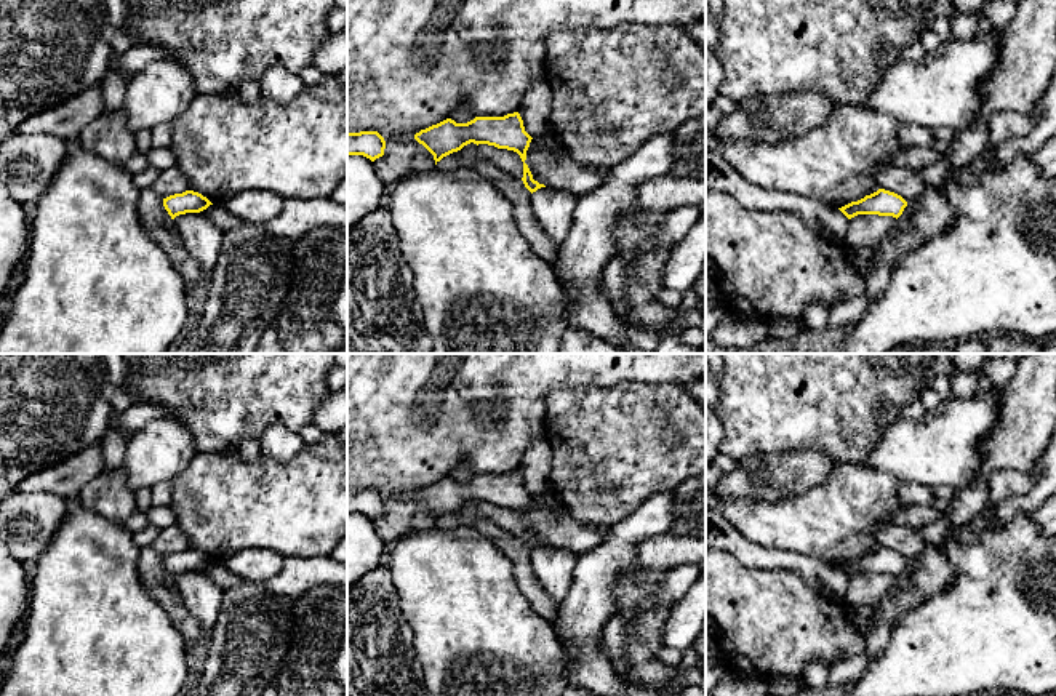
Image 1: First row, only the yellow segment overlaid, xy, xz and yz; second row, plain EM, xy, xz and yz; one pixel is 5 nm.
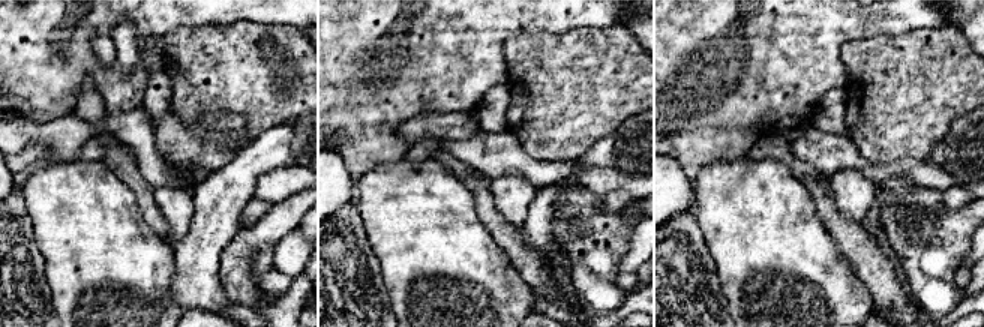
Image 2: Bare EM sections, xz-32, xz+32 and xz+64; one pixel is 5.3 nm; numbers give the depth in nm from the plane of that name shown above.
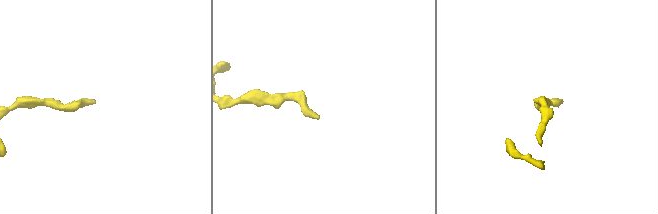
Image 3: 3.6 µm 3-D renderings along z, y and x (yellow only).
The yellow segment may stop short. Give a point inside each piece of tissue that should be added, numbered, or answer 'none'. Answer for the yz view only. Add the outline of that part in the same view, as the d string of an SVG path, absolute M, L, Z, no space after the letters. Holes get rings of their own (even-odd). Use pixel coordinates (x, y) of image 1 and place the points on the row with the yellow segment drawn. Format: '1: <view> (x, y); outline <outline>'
1: yz (864, 231); outline M858 214L848 219L845 245L851 250L877 246L896 224L893 216Z

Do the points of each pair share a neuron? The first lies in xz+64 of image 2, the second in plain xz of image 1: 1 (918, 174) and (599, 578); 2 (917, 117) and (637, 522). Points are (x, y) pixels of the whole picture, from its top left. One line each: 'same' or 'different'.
1: different
2: different

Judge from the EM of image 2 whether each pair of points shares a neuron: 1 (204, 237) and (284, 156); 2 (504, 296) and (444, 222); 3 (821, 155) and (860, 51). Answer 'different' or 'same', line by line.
1: same
2: same
3: different

